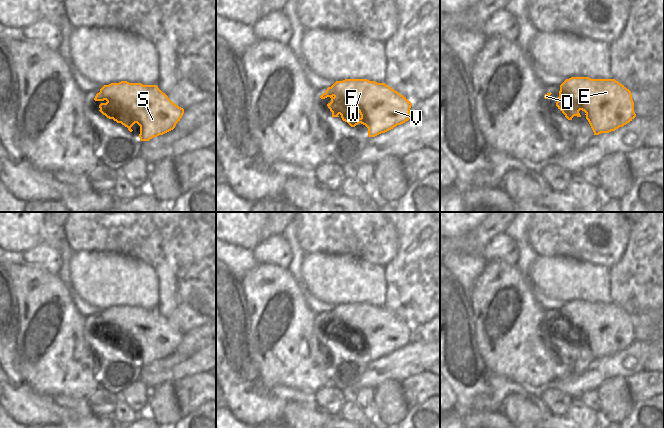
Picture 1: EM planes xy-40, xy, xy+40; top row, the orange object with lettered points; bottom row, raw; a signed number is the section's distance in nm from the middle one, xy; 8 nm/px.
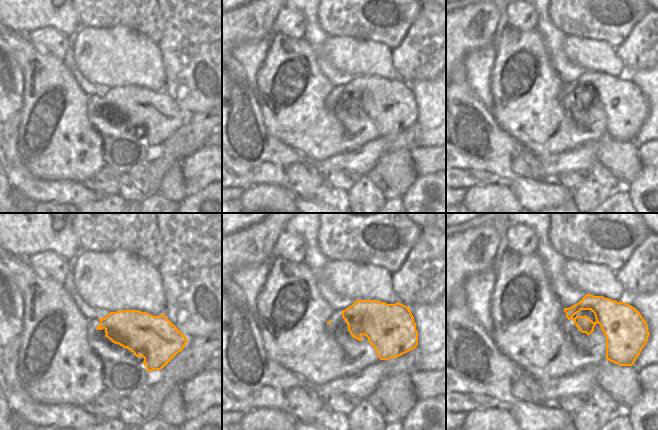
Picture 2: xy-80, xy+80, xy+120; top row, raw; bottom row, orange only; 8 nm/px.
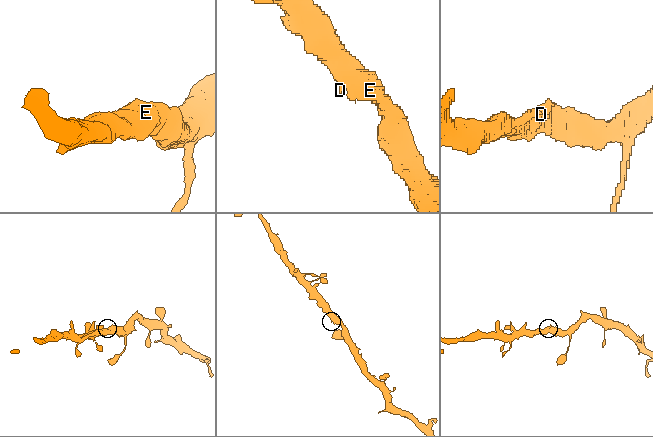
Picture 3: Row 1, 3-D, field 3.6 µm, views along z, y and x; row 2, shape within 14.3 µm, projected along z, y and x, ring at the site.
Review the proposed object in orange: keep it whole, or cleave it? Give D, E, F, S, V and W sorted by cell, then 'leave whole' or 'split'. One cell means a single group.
D E F S V W | leave whole

